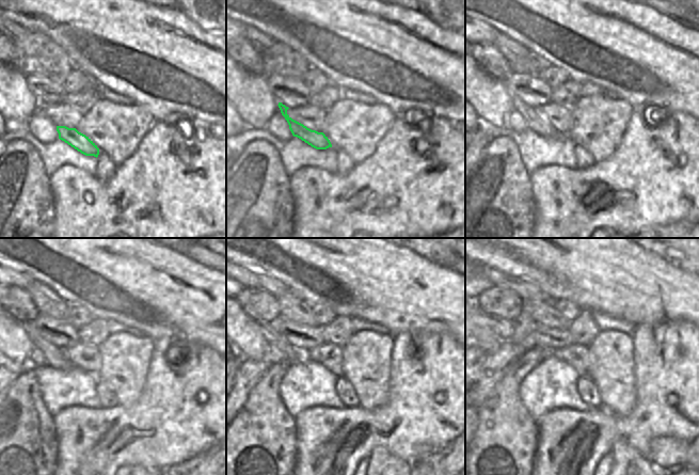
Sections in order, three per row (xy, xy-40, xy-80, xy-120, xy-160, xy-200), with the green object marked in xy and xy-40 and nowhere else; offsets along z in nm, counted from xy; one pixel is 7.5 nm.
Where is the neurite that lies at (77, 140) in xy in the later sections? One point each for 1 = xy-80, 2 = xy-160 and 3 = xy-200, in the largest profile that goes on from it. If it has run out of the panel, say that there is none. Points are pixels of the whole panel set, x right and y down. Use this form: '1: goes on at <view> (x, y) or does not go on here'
1: goes on at xy-80 (536, 122)
2: goes on at xy-160 (289, 351)
3: goes on at xy-200 (504, 329)

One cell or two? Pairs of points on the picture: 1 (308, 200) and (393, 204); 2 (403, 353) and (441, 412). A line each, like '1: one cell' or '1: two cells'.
1: one cell
2: one cell

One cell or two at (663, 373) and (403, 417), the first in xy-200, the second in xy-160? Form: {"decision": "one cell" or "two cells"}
{"decision": "one cell"}

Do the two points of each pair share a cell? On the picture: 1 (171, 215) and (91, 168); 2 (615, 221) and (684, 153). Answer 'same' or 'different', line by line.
1: different
2: same

